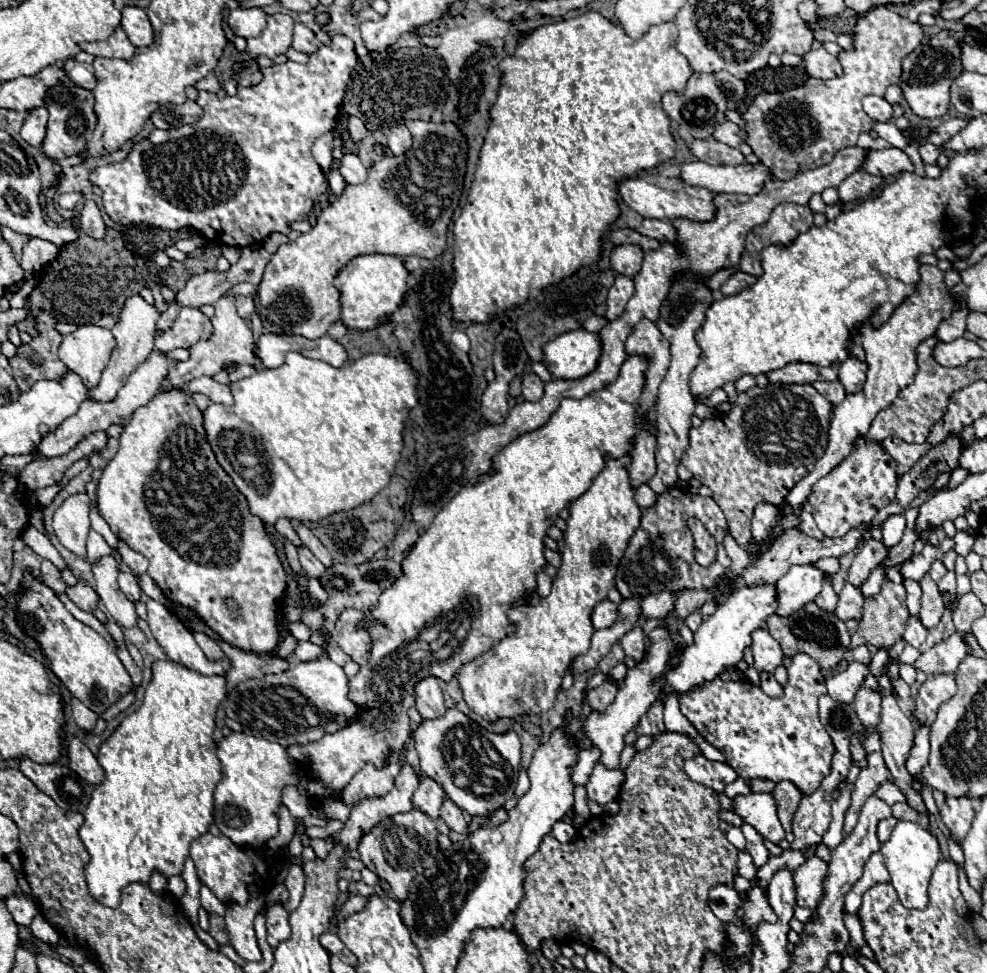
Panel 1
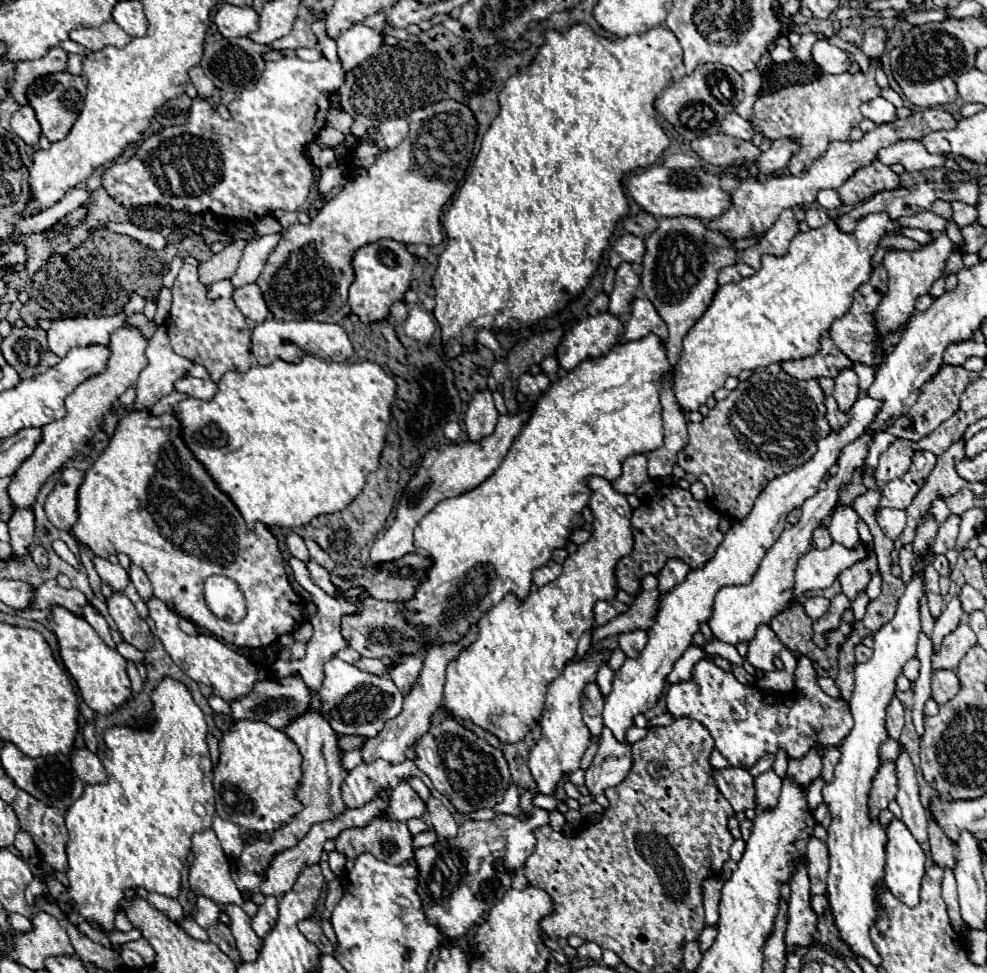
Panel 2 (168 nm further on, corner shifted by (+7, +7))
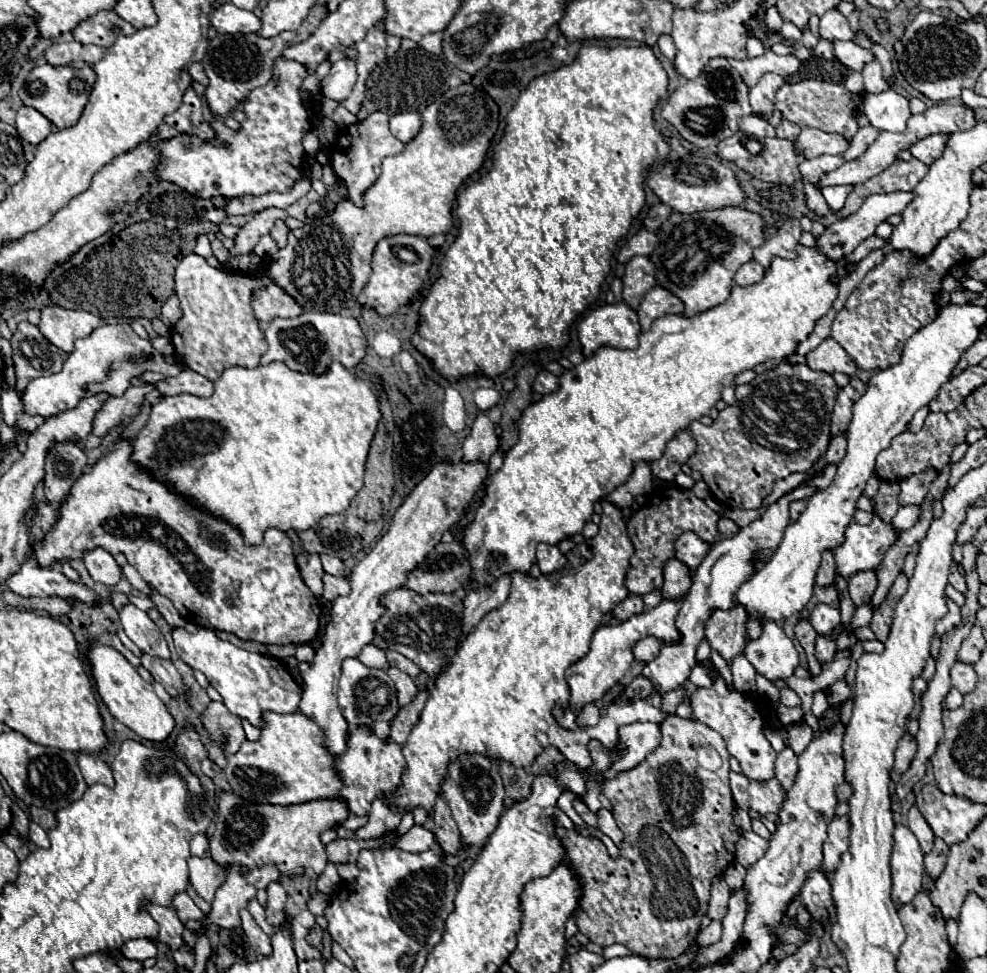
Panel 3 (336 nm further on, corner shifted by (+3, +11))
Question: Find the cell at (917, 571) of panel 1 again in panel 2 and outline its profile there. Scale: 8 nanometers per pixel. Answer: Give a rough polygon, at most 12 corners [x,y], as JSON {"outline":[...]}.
{"outline":[[951,515],[937,531],[931,549],[935,555],[955,549],[959,515]]}

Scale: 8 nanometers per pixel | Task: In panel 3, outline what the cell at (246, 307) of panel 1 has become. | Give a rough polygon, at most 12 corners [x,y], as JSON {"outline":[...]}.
{"outline":[[277,285],[253,291],[259,321],[297,317],[301,307]]}

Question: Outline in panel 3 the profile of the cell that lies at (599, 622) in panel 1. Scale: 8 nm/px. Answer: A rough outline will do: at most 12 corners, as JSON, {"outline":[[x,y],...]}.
{"outline":[[629,595],[611,609],[615,619],[627,621],[643,613],[639,595]]}

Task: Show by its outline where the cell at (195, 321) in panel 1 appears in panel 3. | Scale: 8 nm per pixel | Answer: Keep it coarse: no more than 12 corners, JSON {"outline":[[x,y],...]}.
{"outline":[[209,267],[175,271],[183,317],[171,341],[209,381],[257,367],[267,343],[249,297],[271,277]]}

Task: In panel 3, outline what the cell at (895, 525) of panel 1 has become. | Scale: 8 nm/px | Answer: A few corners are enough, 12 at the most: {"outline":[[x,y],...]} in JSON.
{"outline":[[917,505],[901,507],[891,525],[905,531],[919,519]]}

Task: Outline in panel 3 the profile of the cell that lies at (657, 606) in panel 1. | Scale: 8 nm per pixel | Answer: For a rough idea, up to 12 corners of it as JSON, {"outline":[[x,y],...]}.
{"outline":[[695,533],[675,541],[675,559],[693,571],[707,555],[709,545]]}

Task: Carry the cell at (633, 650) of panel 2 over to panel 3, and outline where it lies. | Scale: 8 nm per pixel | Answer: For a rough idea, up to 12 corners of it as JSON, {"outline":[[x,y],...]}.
{"outline":[[643,637],[635,643],[633,655],[637,661],[651,661],[659,655],[661,641]]}

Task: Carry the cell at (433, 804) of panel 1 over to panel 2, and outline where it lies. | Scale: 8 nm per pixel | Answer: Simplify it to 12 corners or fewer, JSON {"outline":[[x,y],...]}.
{"outline":[[407,781],[391,789],[381,815],[395,821],[421,817],[425,803]]}

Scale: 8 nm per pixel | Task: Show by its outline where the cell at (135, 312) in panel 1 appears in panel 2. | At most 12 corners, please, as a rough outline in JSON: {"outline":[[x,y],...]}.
{"outline":[[139,329],[111,335],[107,371],[65,401],[67,415],[9,483],[13,509],[85,451],[109,407],[147,365]]}

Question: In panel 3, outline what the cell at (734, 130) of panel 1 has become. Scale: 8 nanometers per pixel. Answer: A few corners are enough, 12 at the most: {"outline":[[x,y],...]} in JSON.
{"outline":[[761,117],[739,119],[739,129],[751,137],[775,137],[775,129]]}

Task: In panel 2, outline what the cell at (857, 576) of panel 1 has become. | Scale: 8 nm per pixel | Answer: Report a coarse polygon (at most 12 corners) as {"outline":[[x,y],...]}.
{"outline":[[877,557],[865,561],[839,575],[841,589],[853,601],[877,573]]}

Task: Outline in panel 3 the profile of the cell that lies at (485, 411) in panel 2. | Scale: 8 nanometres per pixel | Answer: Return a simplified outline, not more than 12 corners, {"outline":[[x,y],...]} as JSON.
{"outline":[[479,411],[463,443],[467,461],[489,461],[499,439]]}

